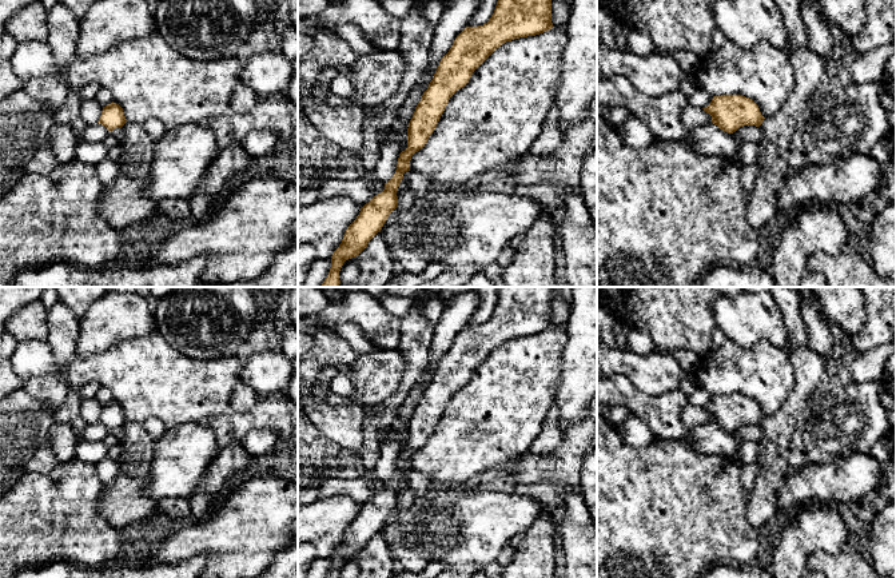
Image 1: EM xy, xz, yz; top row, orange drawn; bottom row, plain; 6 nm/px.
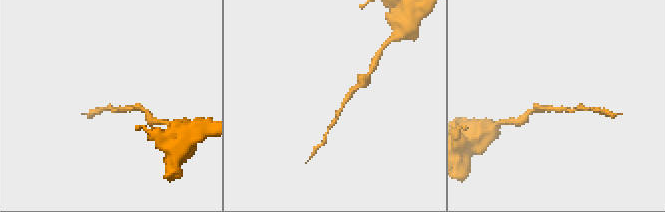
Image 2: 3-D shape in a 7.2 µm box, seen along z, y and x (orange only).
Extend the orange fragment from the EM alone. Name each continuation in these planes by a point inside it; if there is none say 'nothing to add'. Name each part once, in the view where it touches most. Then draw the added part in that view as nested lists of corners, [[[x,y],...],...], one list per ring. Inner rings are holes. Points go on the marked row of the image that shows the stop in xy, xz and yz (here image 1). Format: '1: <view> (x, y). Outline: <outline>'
nothing to add

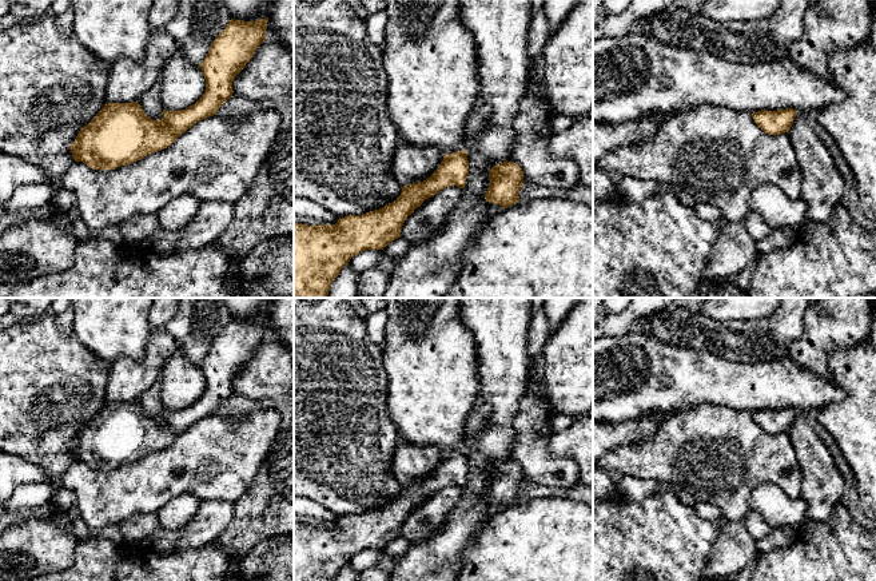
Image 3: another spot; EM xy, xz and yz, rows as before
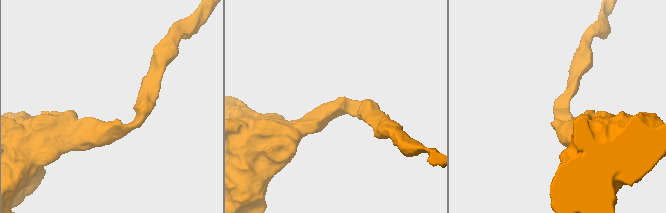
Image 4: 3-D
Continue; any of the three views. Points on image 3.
nothing to add

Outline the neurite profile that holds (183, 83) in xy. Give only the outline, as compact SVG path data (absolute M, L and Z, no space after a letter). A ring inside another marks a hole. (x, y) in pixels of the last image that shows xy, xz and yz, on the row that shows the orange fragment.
M175 55L166 63L160 85L163 110L186 110L195 104L204 91L206 80L199 65L182 55Z

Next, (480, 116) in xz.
M478 100L473 111L467 116L463 127L463 144L466 151L471 150L475 146L478 135L490 123L490 119L490 108L485 103Z

